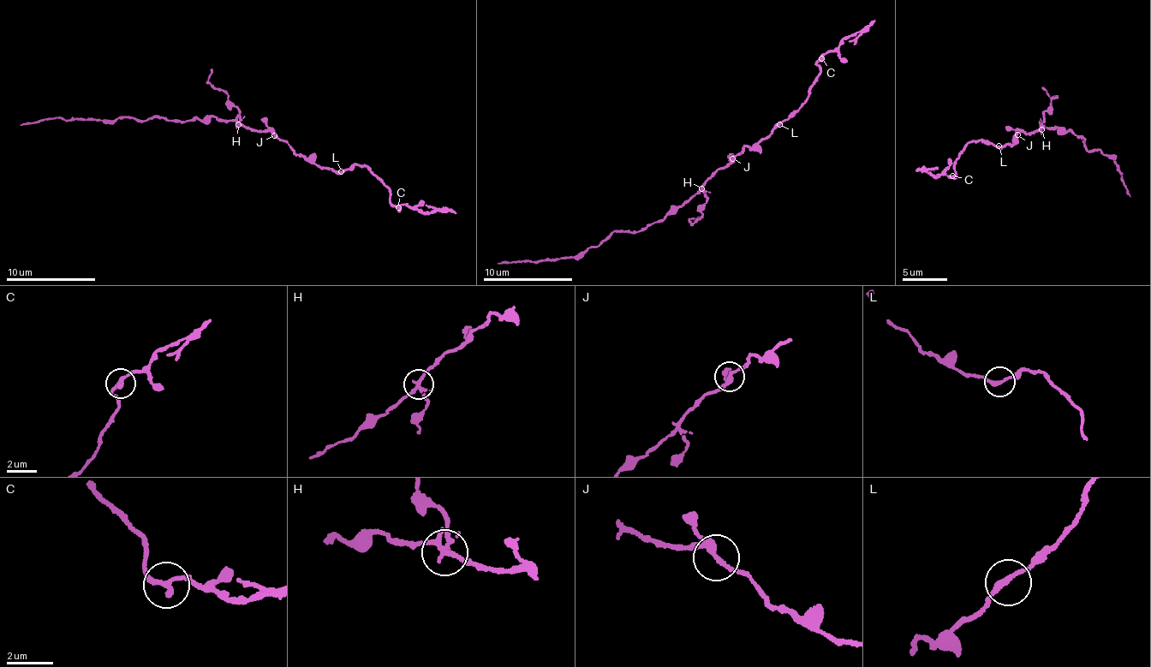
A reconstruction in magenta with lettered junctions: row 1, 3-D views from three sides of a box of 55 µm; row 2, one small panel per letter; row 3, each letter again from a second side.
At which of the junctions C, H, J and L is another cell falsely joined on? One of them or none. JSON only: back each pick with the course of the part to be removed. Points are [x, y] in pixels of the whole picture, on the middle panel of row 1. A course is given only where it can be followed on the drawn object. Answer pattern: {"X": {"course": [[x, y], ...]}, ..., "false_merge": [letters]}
{"H": {"course": [[701, 188], [707, 202], [700, 211], [702, 215], [693, 223], [691, 220], [700, 216]]}, "false_merge": ["H"]}

